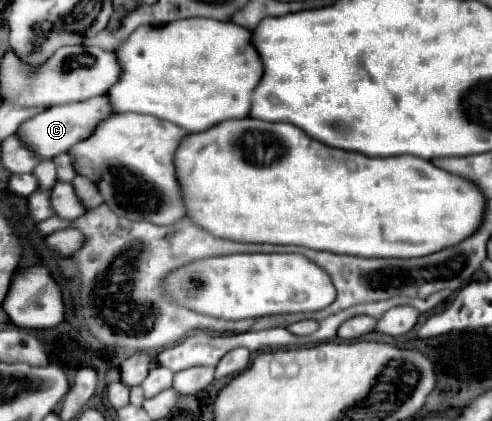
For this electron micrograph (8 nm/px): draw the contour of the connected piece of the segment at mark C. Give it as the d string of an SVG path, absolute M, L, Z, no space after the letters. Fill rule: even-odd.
M108 95L92 97L88 101L74 101L68 105L56 105L56 107L46 109L44 113L32 117L30 121L26 121L18 129L16 135L20 135L22 141L30 149L36 149L36 153L40 153L40 157L50 159L60 153L68 153L72 149L72 145L88 139L96 131L96 125L100 125L100 121L104 121L104 117L112 117L112 113L114 113L114 109L112 109L112 103L108 101Z

